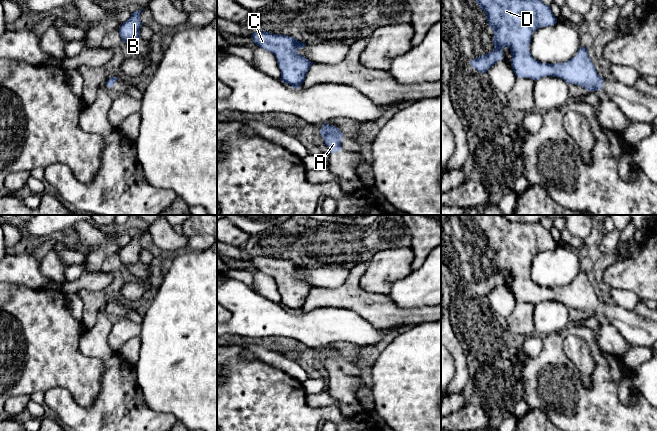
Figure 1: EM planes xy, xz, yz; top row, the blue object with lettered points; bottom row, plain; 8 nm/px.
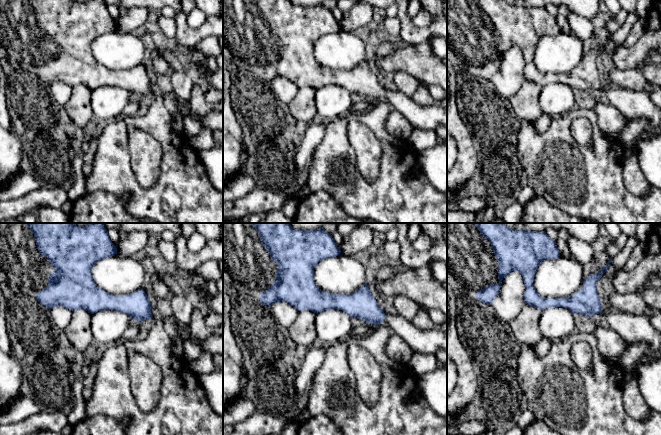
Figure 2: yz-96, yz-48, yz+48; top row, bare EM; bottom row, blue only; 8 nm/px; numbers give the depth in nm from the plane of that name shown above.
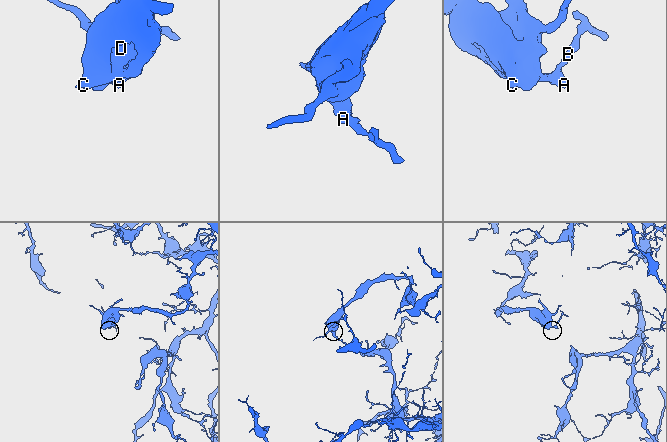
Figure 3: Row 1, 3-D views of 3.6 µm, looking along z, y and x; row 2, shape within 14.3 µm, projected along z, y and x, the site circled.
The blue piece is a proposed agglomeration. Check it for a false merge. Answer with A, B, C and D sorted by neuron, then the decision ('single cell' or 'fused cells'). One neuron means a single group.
groups A B C D; single cell

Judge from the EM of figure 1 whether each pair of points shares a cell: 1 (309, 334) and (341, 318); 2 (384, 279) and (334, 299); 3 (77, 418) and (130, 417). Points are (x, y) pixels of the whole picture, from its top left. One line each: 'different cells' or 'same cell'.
1: same cell
2: different cells
3: same cell

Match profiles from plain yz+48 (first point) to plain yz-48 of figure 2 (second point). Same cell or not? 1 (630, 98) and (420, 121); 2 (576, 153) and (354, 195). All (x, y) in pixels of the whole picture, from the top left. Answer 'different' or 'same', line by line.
1: same
2: same

